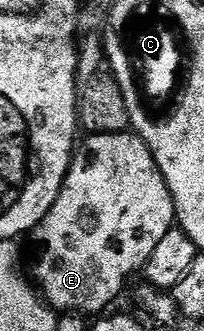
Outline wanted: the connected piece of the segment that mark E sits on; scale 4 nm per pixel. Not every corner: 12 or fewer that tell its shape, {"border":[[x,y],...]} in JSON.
{"border":[[90,135],[31,233],[36,287],[104,313],[175,227],[142,137]]}

